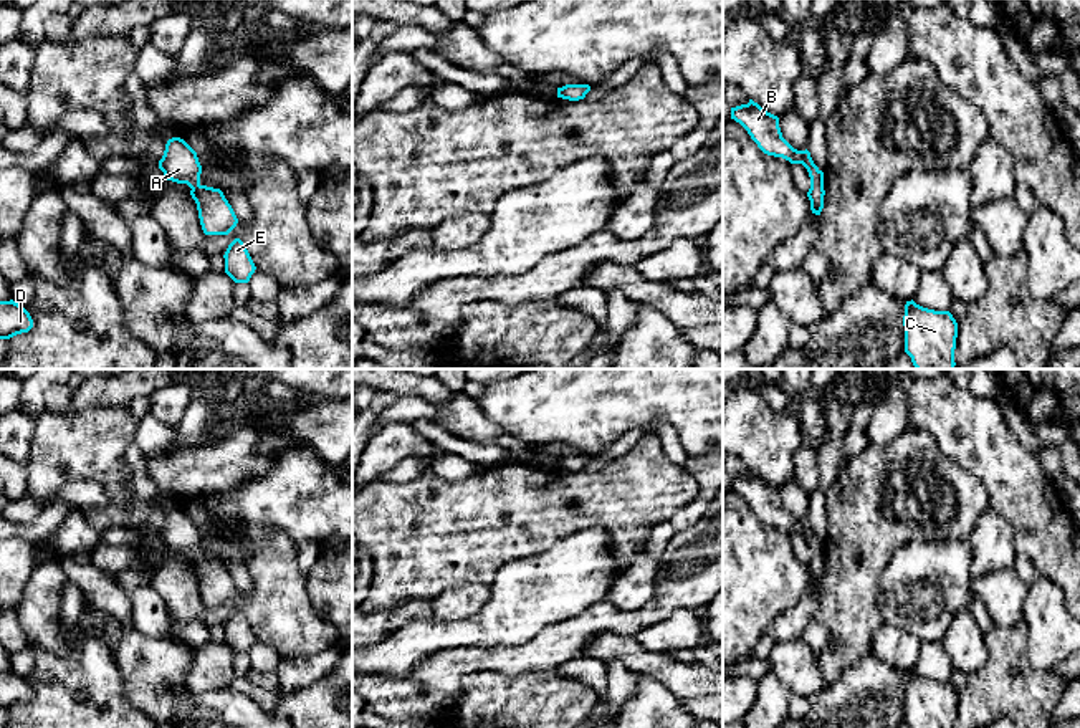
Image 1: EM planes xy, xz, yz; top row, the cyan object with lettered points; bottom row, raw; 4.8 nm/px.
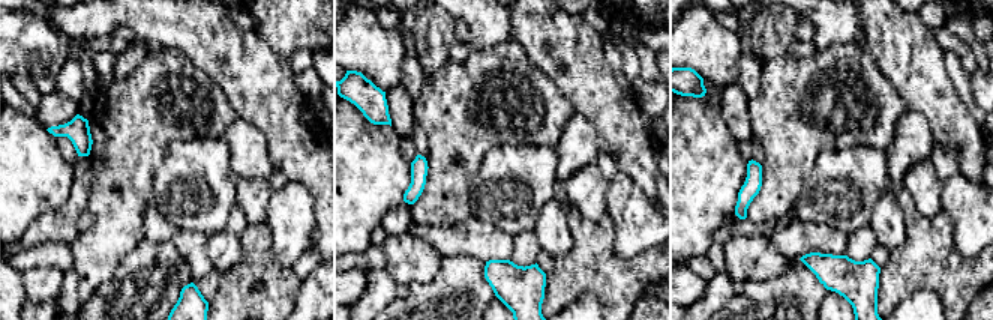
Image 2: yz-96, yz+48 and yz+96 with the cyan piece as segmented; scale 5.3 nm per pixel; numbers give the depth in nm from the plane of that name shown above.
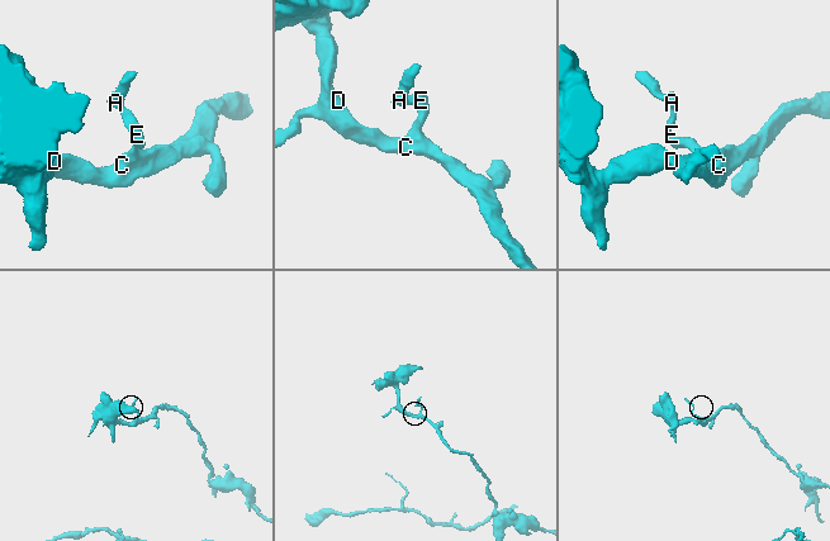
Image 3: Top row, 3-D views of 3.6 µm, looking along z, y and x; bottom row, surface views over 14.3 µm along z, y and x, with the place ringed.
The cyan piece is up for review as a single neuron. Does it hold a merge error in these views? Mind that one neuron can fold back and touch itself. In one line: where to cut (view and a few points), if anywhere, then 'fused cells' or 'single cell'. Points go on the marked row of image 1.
cut none; single cell

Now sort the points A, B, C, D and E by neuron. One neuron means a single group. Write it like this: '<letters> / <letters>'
A B C D E

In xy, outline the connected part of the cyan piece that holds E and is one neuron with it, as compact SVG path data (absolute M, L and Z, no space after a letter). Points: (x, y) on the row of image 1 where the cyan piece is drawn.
M235 238L225 255L225 273L235 281L235 283L248 283L251 275L255 273L256 266L245 247L245 243L240 238Z

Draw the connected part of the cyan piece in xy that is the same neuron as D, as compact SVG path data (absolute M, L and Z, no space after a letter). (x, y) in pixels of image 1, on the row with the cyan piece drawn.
M0 301L0 339L10 339L17 334L28 333L33 328L30 313L15 303Z

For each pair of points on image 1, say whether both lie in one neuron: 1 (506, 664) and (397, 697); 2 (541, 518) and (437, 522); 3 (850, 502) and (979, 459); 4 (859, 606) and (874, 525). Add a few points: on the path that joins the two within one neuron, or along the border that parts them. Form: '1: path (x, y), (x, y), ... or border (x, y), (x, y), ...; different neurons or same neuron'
1: path (480, 660), (462, 660), (424, 687); same neuron
2: path (515, 522), (508, 528), (463, 526); same neuron
3: border (931, 435), (936, 447), (986, 490); different neurons
4: path (859, 586), (859, 571), (865, 561), (865, 545); same neuron

